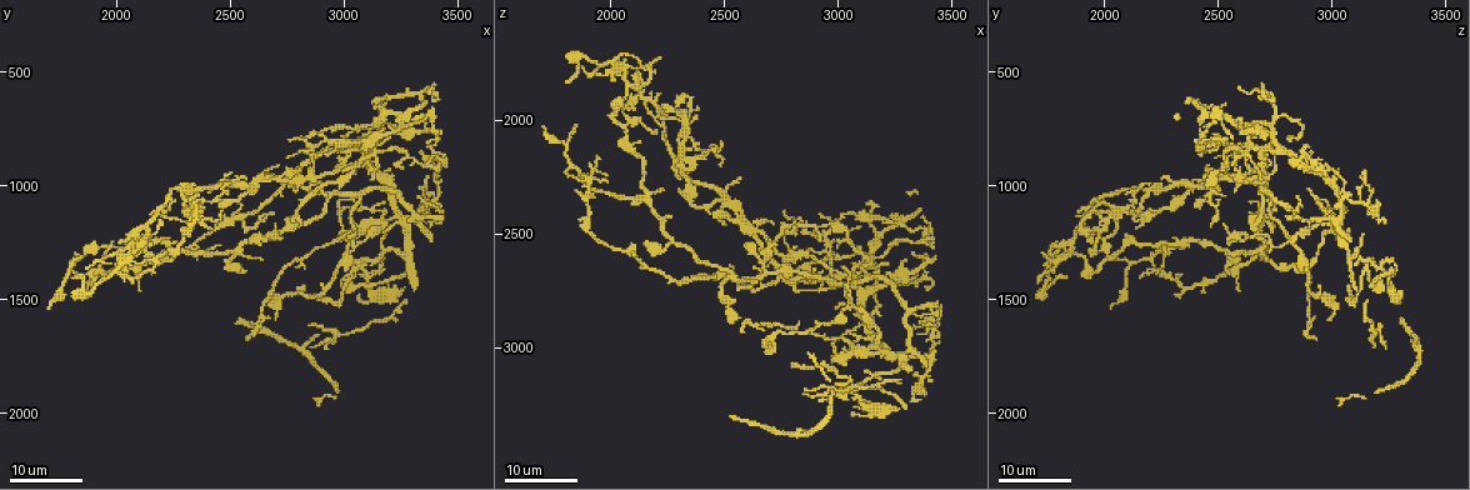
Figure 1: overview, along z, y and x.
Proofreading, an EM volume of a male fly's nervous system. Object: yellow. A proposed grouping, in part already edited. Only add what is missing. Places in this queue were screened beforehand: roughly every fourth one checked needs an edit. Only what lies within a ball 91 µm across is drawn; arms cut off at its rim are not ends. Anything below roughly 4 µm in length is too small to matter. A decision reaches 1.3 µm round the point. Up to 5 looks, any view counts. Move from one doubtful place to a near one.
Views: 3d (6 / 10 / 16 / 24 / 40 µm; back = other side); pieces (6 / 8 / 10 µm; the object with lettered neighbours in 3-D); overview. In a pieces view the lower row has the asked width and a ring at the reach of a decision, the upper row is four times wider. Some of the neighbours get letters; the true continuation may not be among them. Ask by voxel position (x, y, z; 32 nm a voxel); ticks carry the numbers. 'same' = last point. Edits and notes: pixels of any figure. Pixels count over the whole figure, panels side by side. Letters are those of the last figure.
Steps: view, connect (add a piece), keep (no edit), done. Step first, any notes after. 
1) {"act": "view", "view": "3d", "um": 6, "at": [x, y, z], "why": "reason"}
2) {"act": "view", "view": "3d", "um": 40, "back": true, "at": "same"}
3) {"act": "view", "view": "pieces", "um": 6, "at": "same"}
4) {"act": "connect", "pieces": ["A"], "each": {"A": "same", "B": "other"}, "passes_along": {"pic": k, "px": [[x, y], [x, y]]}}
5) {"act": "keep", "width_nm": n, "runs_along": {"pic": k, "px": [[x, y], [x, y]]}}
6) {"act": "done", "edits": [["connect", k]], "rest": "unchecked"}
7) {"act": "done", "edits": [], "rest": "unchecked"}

{"act": "view", "view": "3d", "um": 24, "at": [2520, 1600, 3300], "why": "branch stops here"}

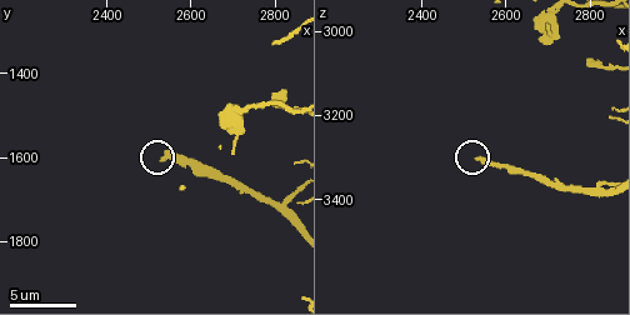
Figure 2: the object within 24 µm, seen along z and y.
{"act": "view", "view": "pieces", "um": 10, "at": [2525, 1610, 3305]}

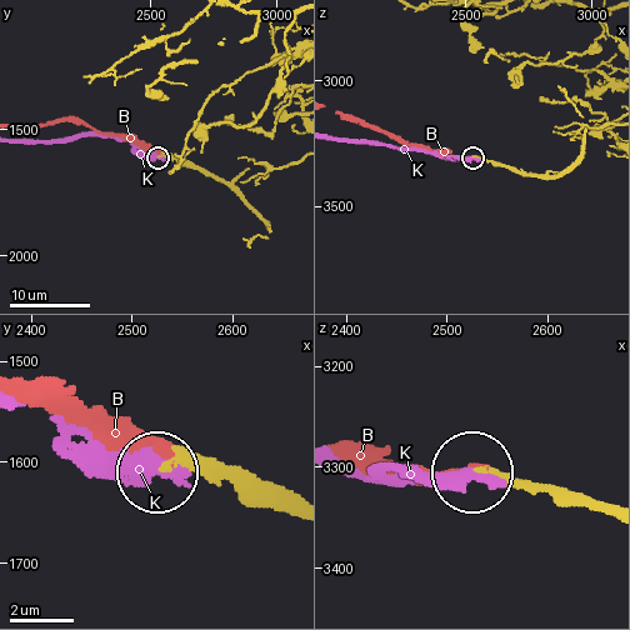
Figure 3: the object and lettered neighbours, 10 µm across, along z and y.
{"act": "connect", "pieces": ["B"], "width_nm": 230, "each": {"B": "same", "K": "other"}, "passes_along": {"pic": 3, "px": [[160, 151], [83, 124], [60, 120], [43, 124]]}, "found": "the neuron continues"}

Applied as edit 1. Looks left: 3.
{"act": "view", "view": "overview"}

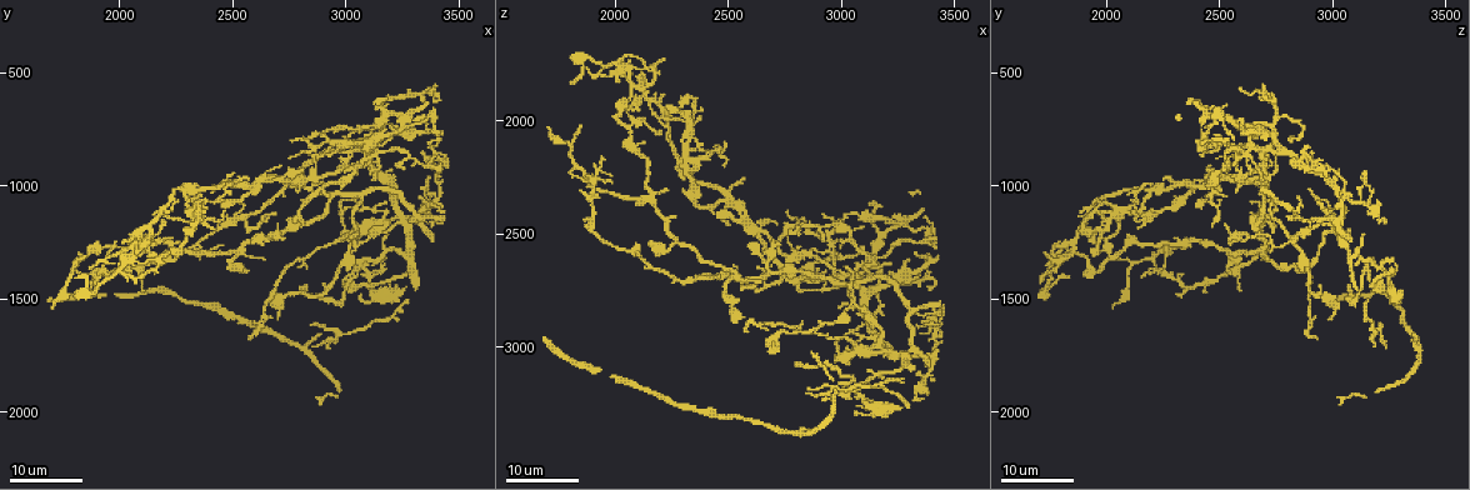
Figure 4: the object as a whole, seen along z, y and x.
{"act": "view", "view": "3d", "um": 16, "at": [2590, 1670, 2930], "why": "thin end"}

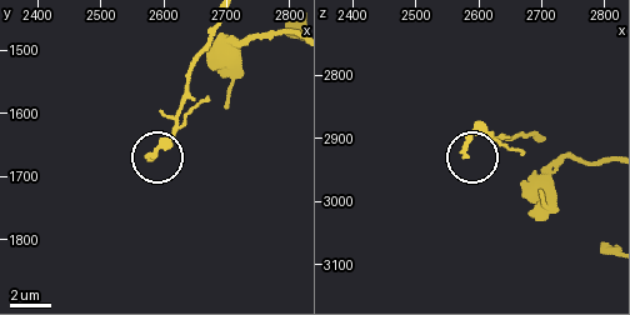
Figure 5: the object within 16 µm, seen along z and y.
{"act": "view", "view": "pieces", "um": 8, "at": [2580, 1670, 2930]}

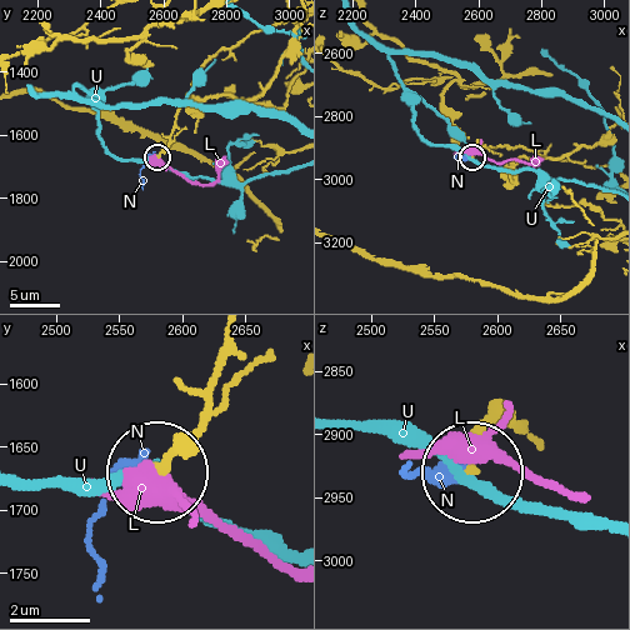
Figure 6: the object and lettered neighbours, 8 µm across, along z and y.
{"act": "connect", "pieces": ["N"], "each": {"L": "other", "N": "same", "U": "other"}, "found": "the neuron continues"}

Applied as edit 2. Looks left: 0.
{"act": "done", "edits": [["connect", 3], ["connect", 6]], "rest": "unchecked"}

